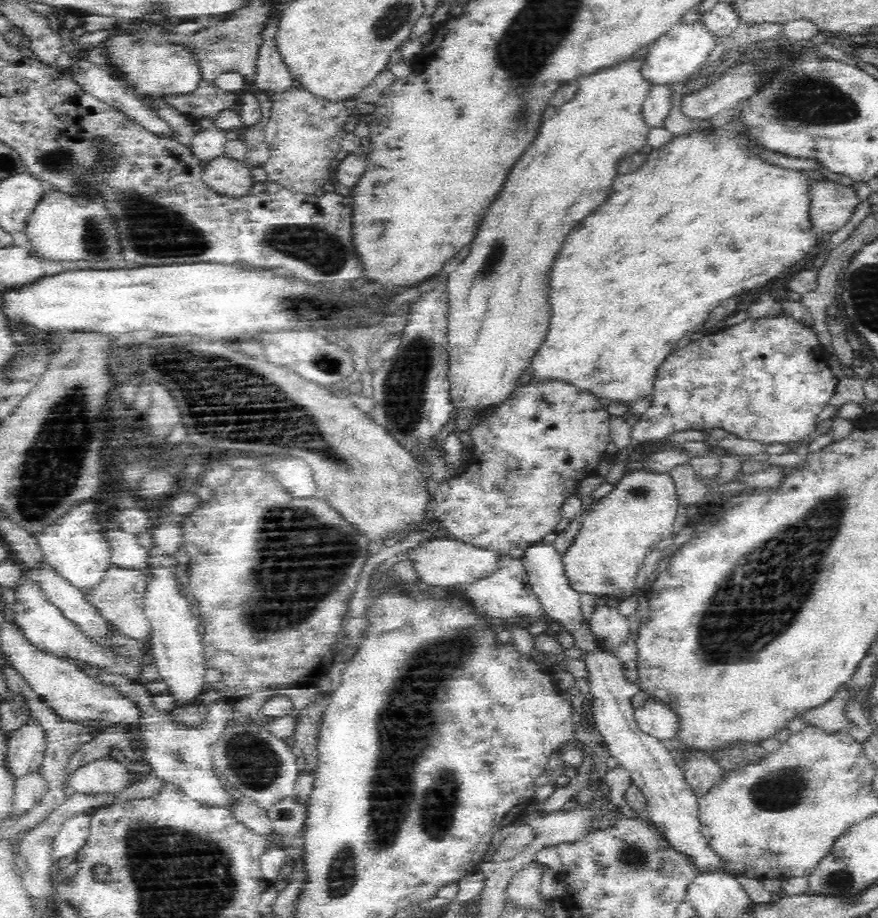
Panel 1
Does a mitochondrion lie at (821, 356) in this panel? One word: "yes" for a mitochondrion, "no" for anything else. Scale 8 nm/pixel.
no

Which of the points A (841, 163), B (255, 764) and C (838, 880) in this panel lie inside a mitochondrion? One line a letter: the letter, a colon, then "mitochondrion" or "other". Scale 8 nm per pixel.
A: other
B: mitochondrion
C: mitochondrion

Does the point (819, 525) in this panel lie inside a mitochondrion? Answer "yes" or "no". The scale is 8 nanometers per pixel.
yes

